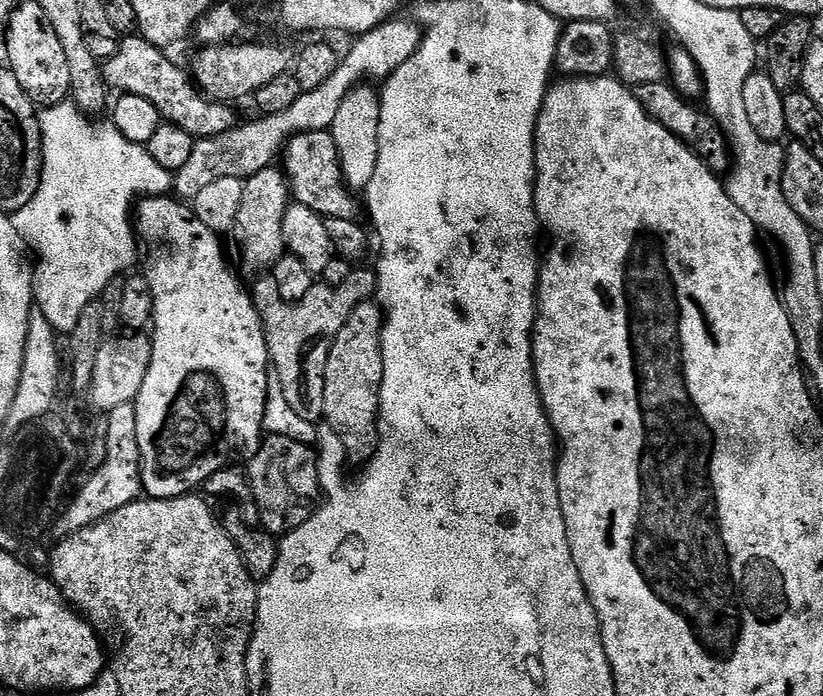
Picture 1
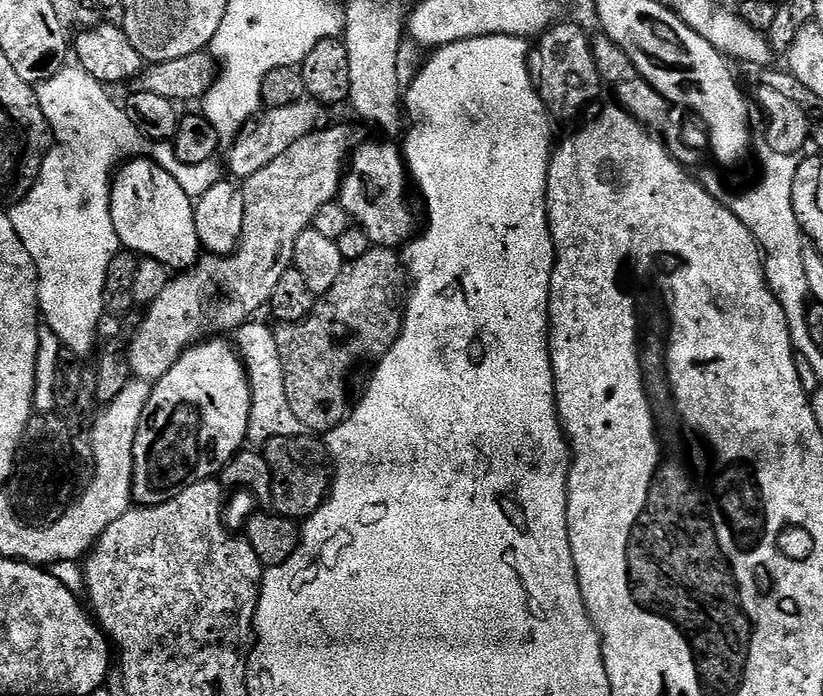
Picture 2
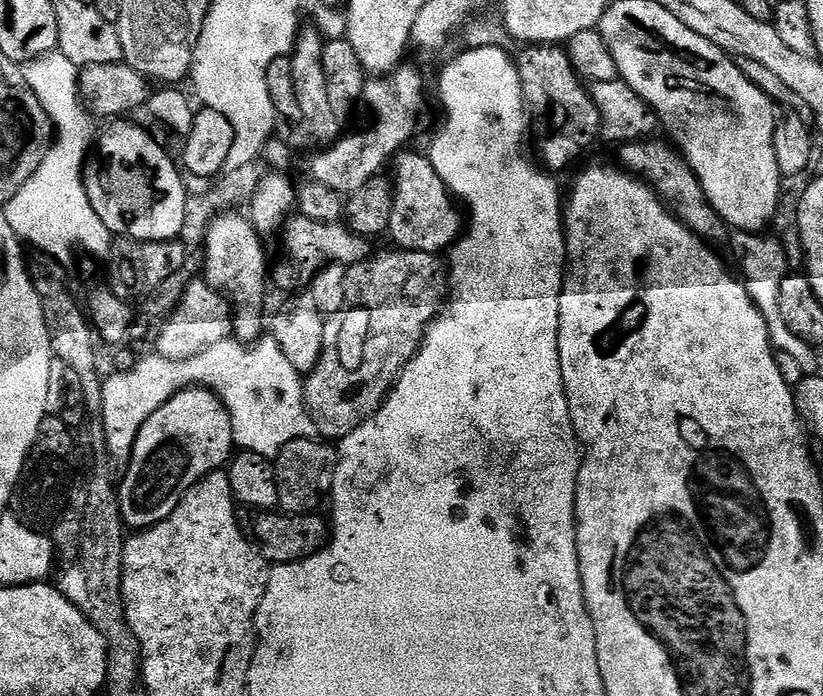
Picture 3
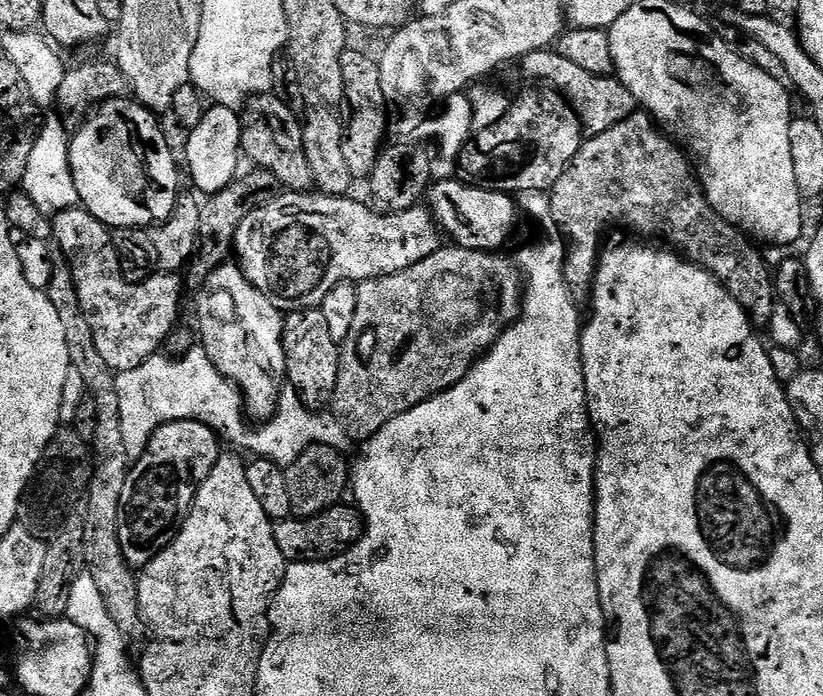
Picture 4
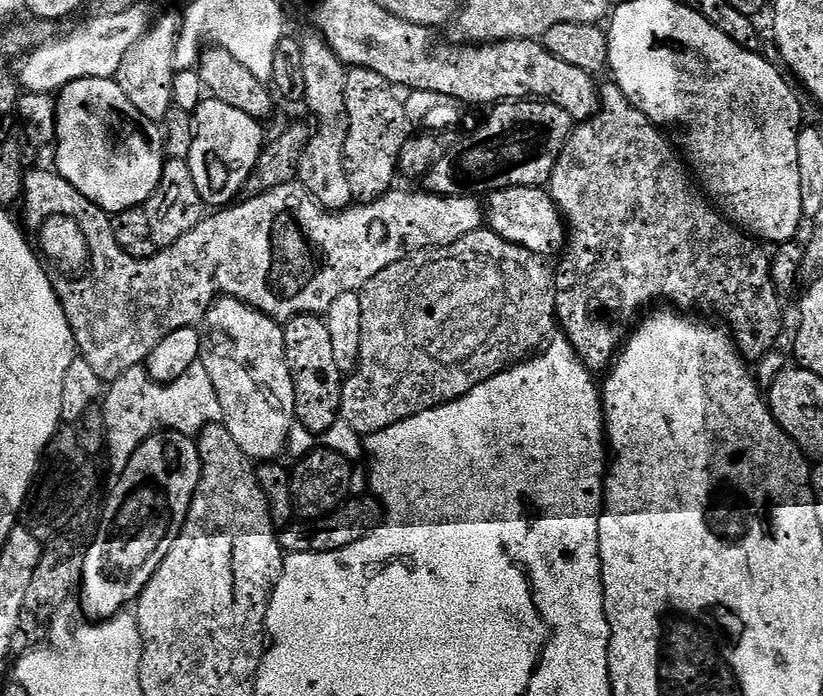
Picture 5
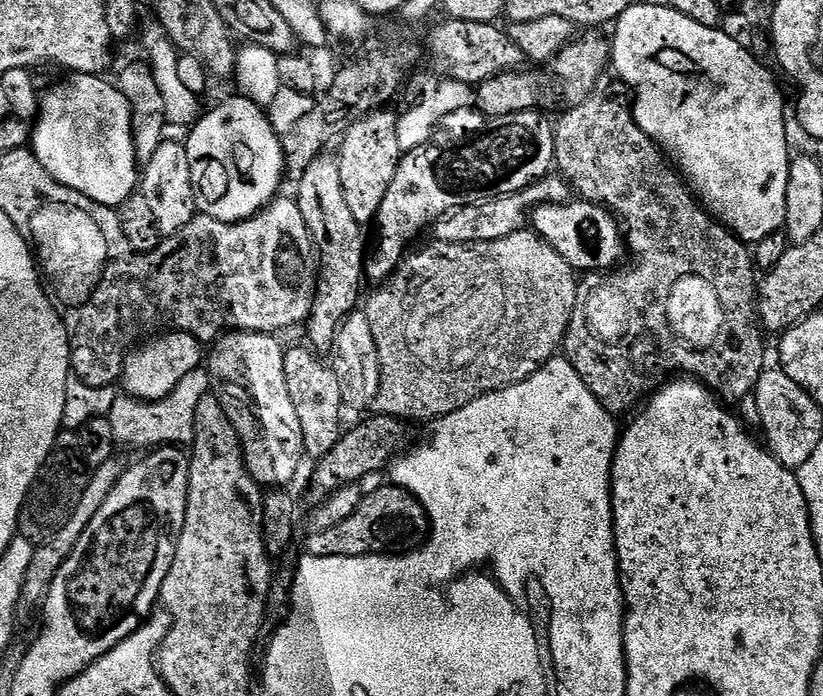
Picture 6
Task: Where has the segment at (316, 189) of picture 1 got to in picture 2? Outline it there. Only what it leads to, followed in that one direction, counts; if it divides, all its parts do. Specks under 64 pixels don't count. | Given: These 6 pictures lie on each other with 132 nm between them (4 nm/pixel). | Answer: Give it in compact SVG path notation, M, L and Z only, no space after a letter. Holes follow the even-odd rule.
M364 144L351 153L350 167L340 182L338 203L372 246L396 250L407 245L418 232L416 216L408 205L408 188L410 192L408 166L404 163L401 145Z

